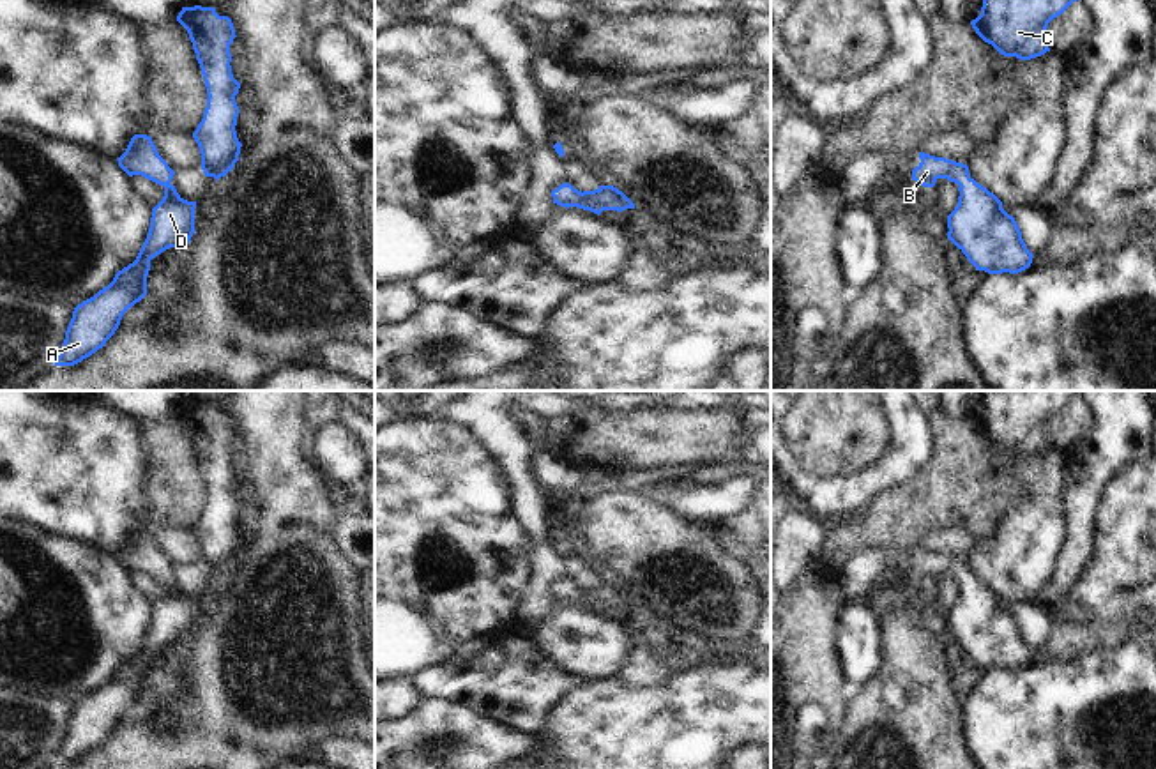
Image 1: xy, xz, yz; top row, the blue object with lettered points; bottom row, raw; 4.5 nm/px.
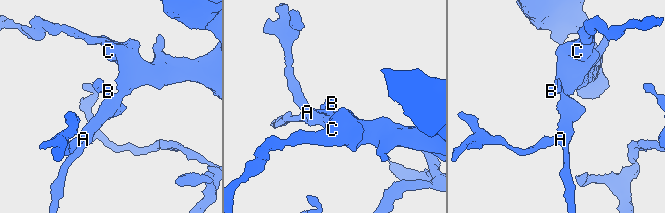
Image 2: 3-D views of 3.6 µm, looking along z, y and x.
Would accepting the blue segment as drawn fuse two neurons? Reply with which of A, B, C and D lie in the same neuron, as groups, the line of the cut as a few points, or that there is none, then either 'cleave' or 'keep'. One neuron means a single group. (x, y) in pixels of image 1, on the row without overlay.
groups A B C D; cut none; keep

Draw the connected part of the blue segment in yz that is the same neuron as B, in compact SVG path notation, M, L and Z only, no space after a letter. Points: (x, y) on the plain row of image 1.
M919 548L919 555L912 576L924 583L933 583L939 575L960 582L958 601L947 612L947 635L976 666L1018 670L1031 663L1034 651L1027 645L1015 613L993 589L970 573L967 560L924 548Z

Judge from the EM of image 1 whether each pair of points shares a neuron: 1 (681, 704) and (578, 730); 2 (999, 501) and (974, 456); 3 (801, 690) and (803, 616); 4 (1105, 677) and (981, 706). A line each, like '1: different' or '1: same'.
1: same
2: same
3: same
4: same

